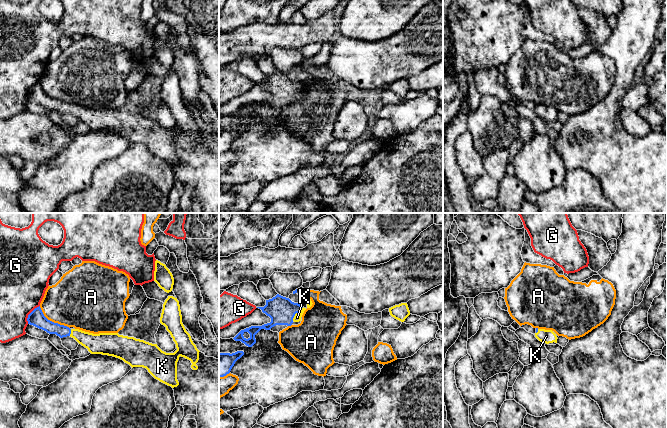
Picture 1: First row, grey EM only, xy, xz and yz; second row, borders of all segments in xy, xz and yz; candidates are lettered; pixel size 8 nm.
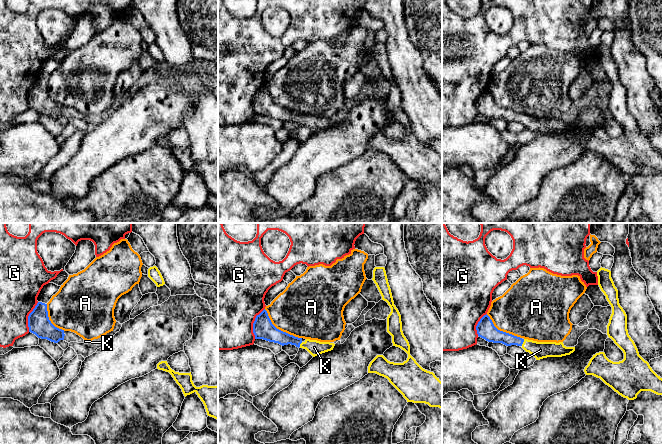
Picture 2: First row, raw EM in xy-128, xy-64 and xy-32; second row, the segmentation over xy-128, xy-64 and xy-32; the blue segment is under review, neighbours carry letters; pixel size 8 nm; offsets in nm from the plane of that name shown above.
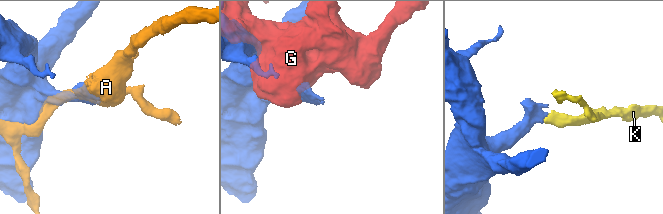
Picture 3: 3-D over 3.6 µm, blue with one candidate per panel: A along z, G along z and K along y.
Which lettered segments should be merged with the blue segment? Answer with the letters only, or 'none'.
K

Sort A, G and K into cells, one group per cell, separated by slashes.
A / G / K

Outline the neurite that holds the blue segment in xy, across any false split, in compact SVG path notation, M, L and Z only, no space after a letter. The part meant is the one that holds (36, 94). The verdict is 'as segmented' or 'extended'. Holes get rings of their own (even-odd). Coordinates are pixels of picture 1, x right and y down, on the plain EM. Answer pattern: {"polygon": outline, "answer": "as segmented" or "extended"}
{"polygon": "M168 72L163 80L160 99L166 103L176 120L177 126L174 129L162 127L157 120L118 109L93 110L79 105L70 105L48 96L40 82L28 91L27 97L28 100L49 110L56 110L60 114L67 112L74 114L91 130L113 132L123 136L132 144L146 144L155 155L172 164L179 161L177 138L180 132L191 137L193 146L198 145L196 139L200 127L182 99L179 77L173 72Z", "answer": "extended"}

